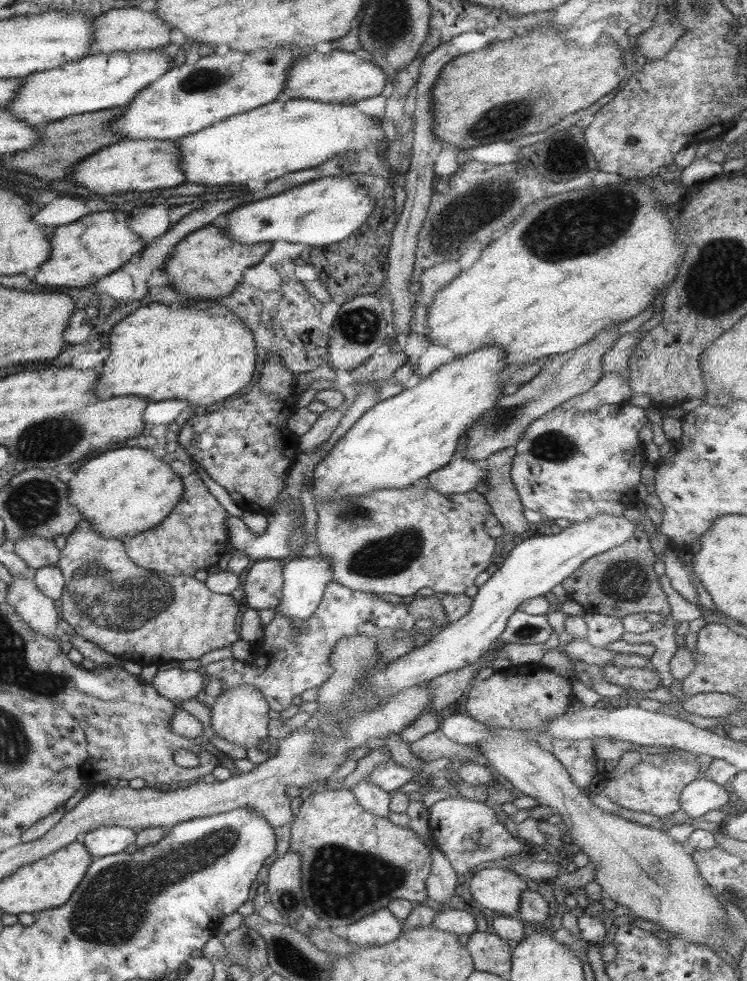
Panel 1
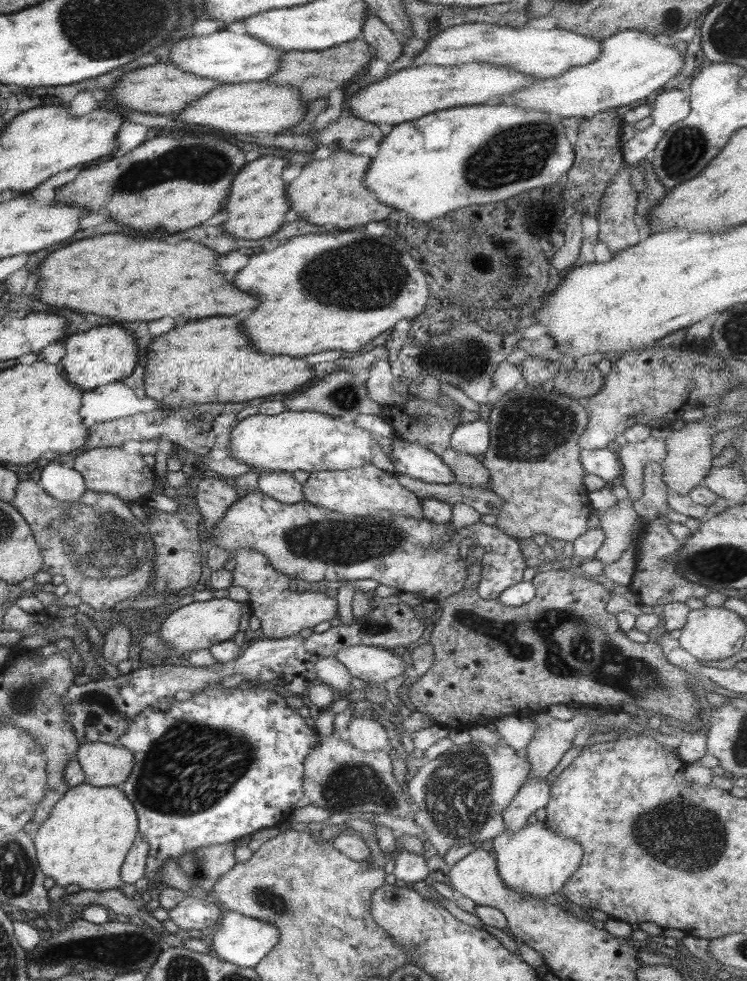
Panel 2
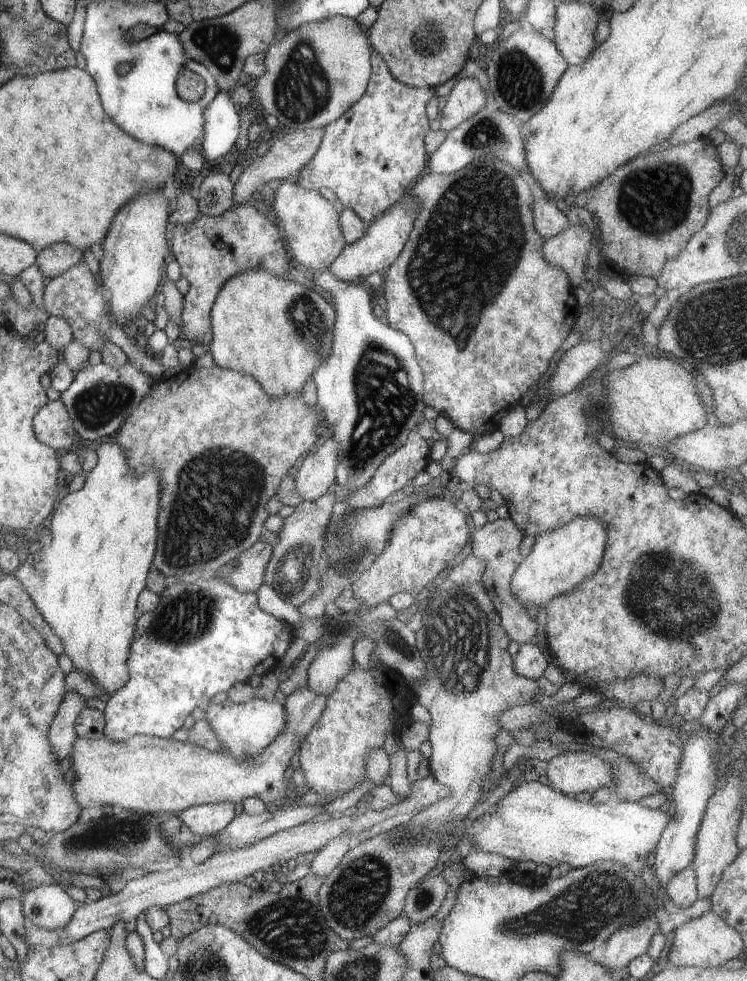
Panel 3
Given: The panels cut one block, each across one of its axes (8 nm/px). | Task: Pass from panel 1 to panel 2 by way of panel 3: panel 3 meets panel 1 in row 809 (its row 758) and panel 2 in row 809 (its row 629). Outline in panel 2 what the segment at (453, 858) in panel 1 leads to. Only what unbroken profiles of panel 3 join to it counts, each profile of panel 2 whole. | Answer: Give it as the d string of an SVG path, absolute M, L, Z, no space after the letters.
M477 741L453 745L432 760L421 761L418 771L410 778L405 790L407 799L417 805L417 812L412 817L415 824L423 831L422 835L431 843L431 852L444 857L449 848L476 844L492 840L505 826L502 820L503 808L511 802L519 787L529 775L529 763L520 757L505 743L486 745Z

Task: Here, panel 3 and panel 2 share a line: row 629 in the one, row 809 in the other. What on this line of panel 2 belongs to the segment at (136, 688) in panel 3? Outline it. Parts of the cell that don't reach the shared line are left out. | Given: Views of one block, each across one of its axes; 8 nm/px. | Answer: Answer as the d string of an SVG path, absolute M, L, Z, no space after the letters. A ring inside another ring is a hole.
M239 685L237 687L221 688L210 687L193 693L192 697L183 701L171 701L169 707L159 710L151 706L145 707L143 712L135 715L127 725L127 731L119 735L117 744L131 751L131 772L123 780L123 794L127 797L133 809L136 811L138 821L138 836L147 842L148 852L145 864L144 877L154 884L159 883L156 872L159 872L160 865L164 860L173 859L176 863L181 855L196 851L205 846L219 846L227 842L235 843L244 835L253 835L262 829L279 827L283 824L293 810L294 804L304 796L302 792L302 776L304 771L303 761L305 755L319 745L319 736L313 728L307 727L297 709L290 708L285 703L285 694L271 687L255 685ZM229 754L247 754L247 756L229 756ZM185 780L189 780L189 790L185 788ZM233 788L241 788L239 794L231 794Z

